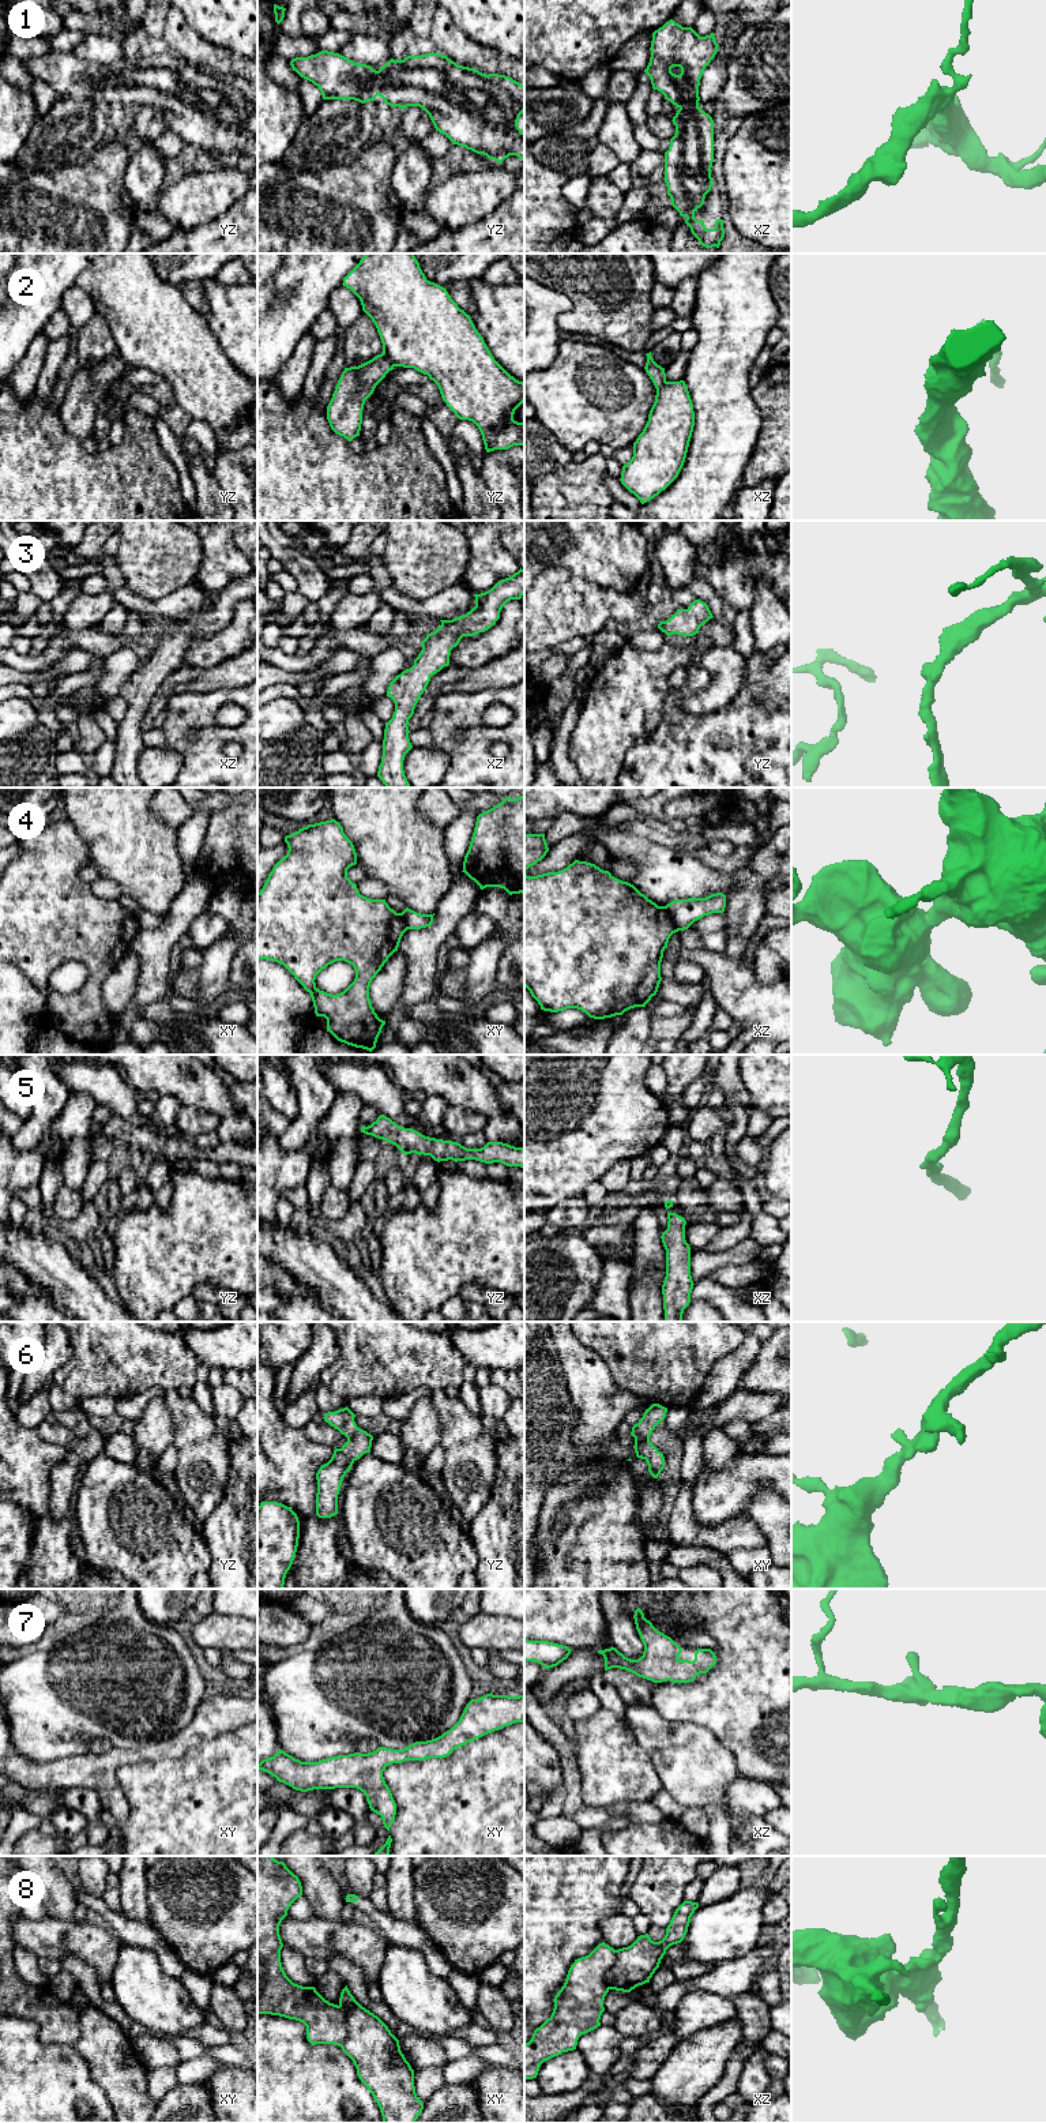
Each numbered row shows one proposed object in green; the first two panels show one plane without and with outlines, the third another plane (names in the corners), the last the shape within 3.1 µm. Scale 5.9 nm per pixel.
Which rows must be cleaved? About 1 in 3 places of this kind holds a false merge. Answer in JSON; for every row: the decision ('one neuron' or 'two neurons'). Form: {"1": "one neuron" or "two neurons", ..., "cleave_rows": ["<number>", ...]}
{"1": "one neuron", "2": "two neurons", "3": "one neuron", "4": "two neurons", "5": "one neuron", "6": "one neuron", "7": "one neuron", "8": "two neurons", "cleave_rows": ["2", "4", "8"]}

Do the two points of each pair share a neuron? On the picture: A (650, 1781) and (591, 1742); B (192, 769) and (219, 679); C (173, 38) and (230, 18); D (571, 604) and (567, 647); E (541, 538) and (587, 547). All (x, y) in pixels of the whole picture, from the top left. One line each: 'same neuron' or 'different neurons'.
A: same neuron
B: different neurons
C: different neurons
D: different neurons
E: same neuron

